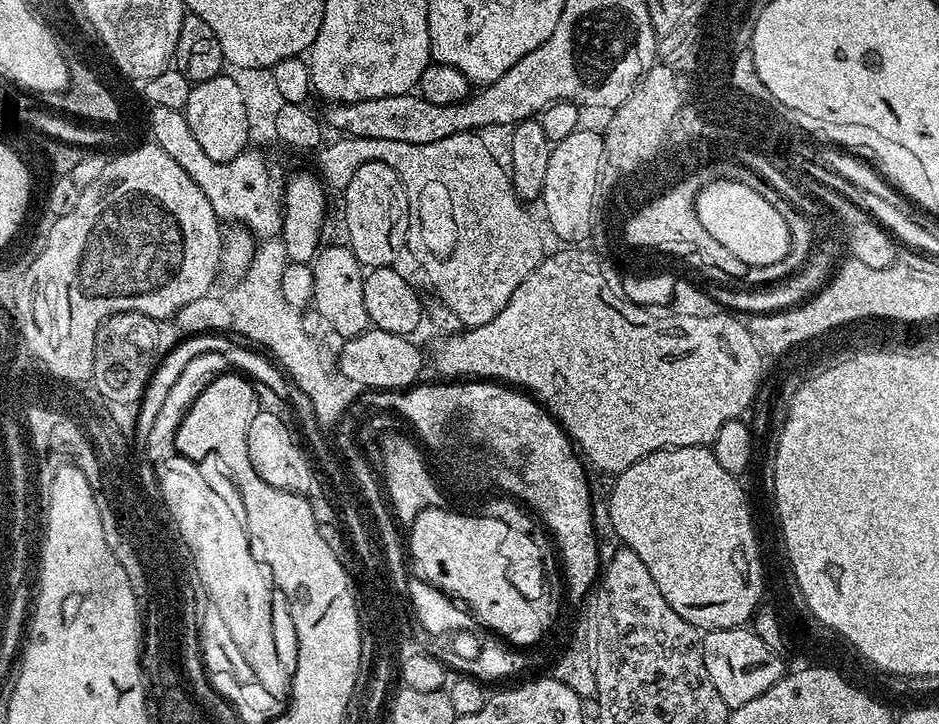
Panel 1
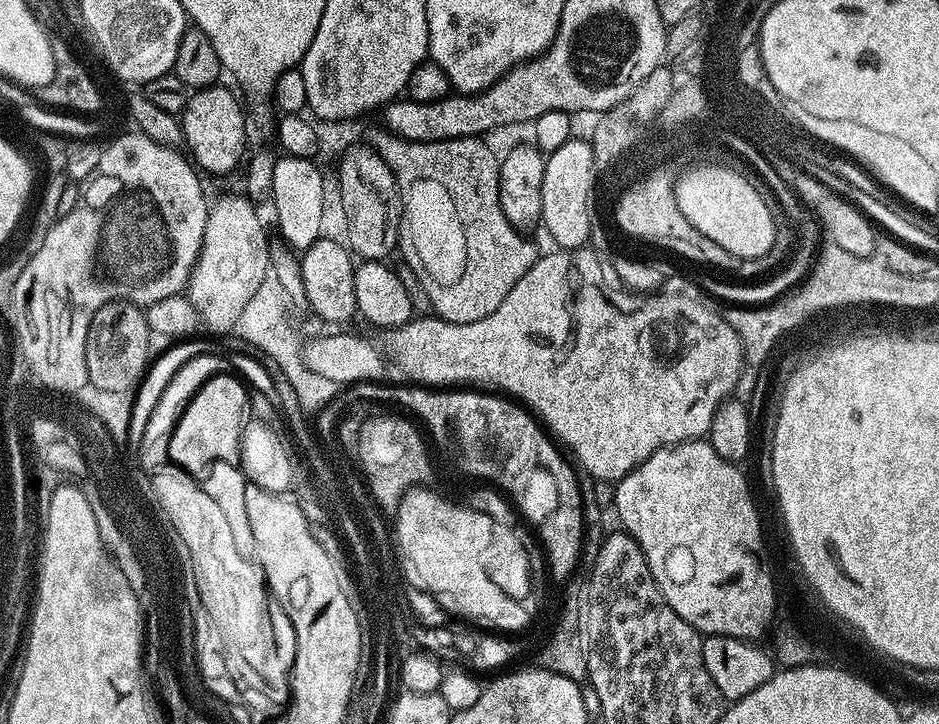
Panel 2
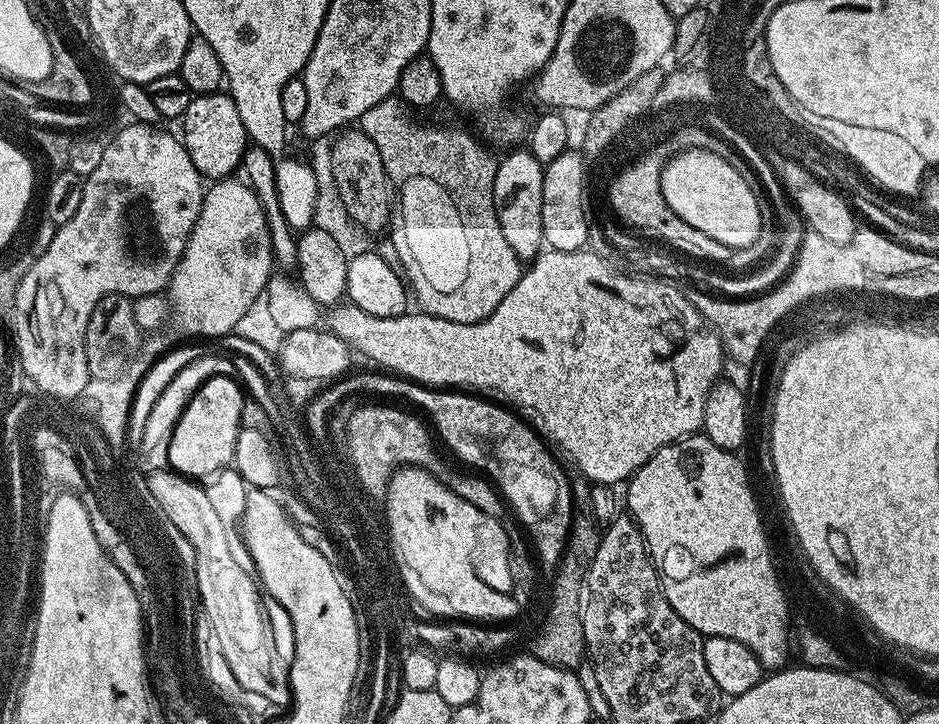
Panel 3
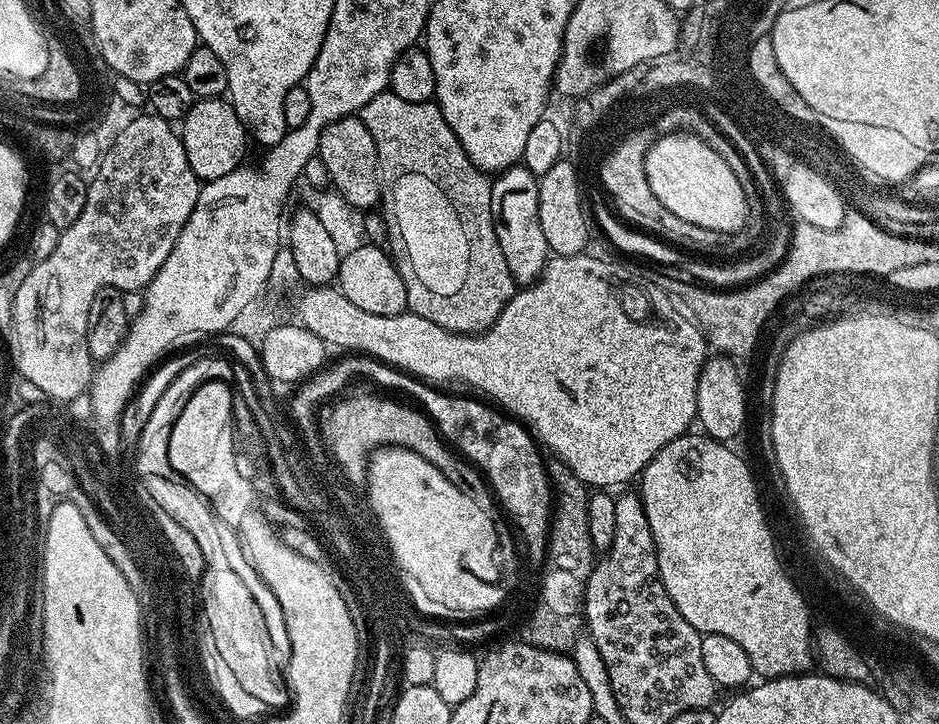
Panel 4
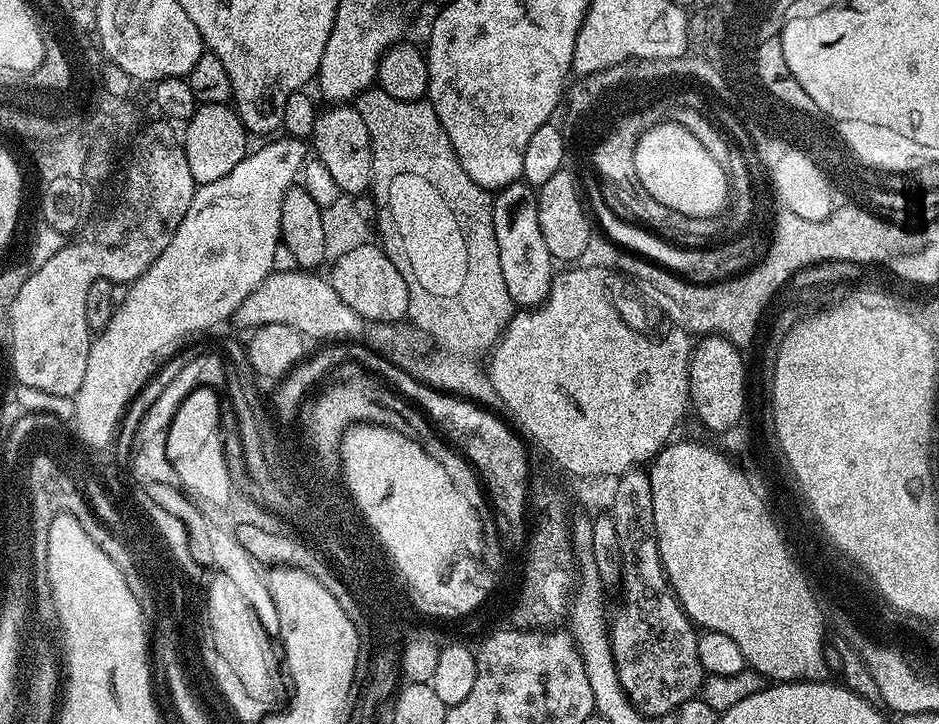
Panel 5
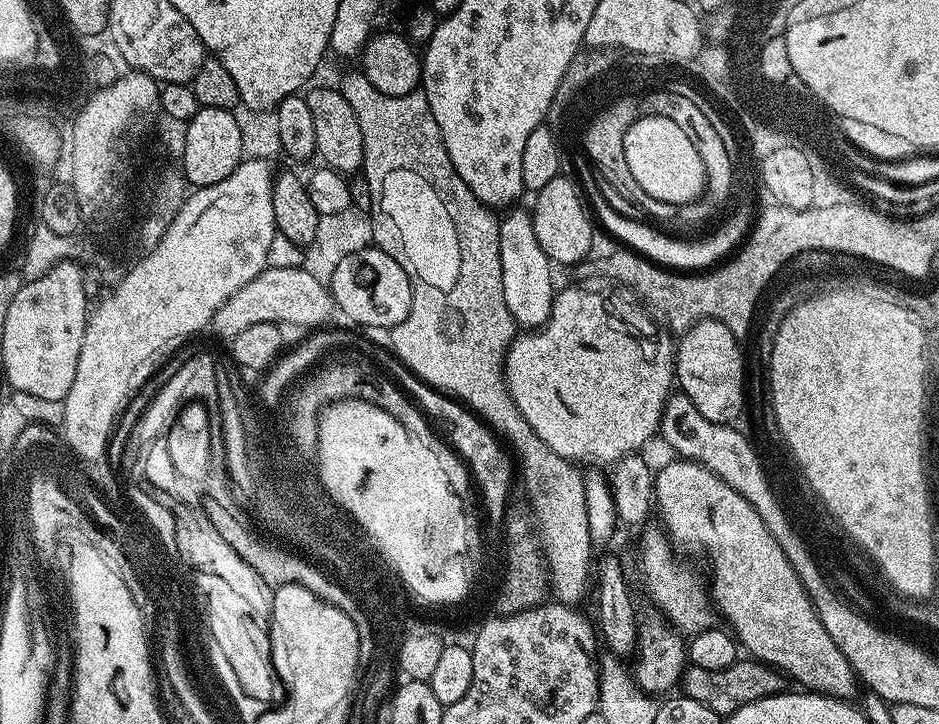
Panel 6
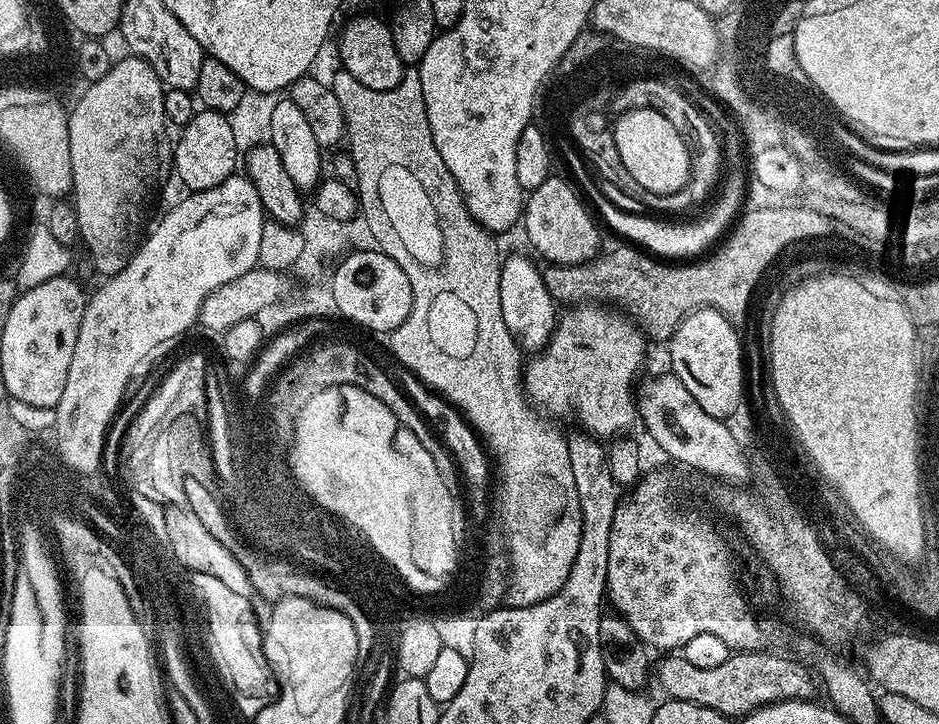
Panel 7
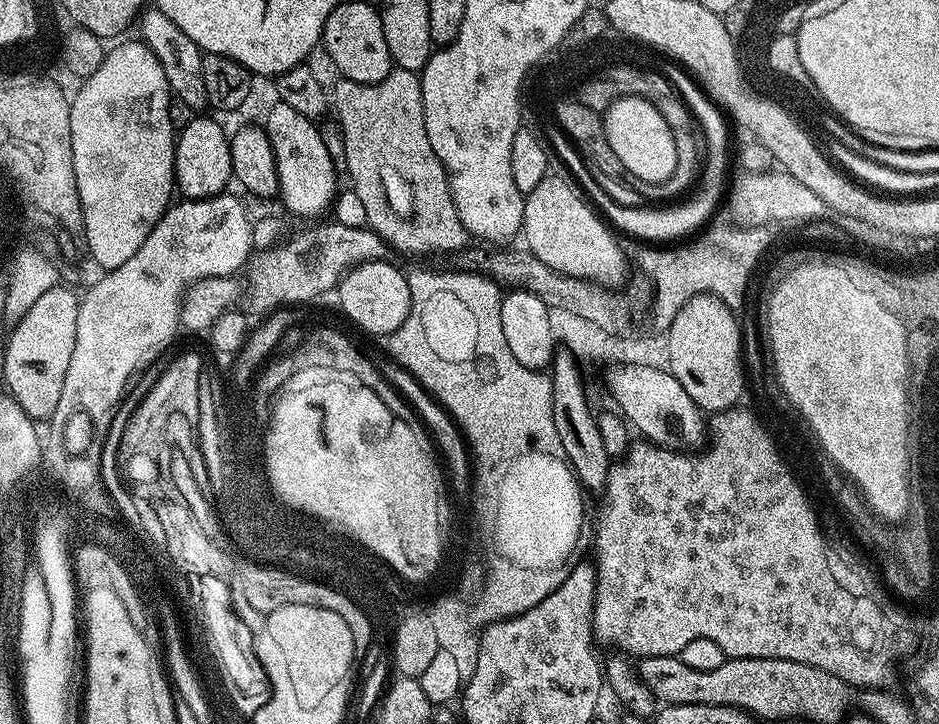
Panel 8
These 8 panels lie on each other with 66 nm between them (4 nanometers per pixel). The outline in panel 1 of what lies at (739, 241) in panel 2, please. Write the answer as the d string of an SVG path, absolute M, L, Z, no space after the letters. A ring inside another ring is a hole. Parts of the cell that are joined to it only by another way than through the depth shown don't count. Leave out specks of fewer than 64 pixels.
M734 180L712 181L696 194L696 217L712 237L749 268L780 263L790 248L791 229L783 214L750 185Z

